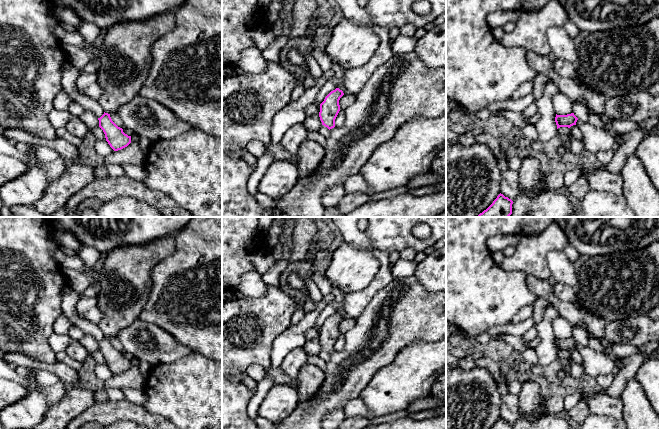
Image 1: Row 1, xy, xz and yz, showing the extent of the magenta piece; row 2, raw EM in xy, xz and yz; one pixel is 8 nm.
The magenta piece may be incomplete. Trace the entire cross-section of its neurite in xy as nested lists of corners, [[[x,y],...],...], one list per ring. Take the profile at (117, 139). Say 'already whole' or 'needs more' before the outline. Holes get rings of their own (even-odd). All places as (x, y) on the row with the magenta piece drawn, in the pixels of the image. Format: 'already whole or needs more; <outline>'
needs more; [[[174,8],[145,21],[119,22],[107,30],[96,60],[98,63],[96,75],[103,89],[98,102],[104,111],[98,120],[106,141],[114,151],[127,147],[131,143],[131,136],[125,134],[123,129],[112,121],[110,115],[139,95],[152,64],[152,46],[175,28],[175,14],[178,10],[179,8]]]

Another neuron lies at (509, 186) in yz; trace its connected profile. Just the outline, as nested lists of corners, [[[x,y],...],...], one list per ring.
[[[507,169],[501,173],[500,193],[512,201],[519,192],[518,172]]]

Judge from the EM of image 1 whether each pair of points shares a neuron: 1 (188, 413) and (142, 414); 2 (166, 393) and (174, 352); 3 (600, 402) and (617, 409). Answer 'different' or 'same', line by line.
1: different
2: different
3: same

